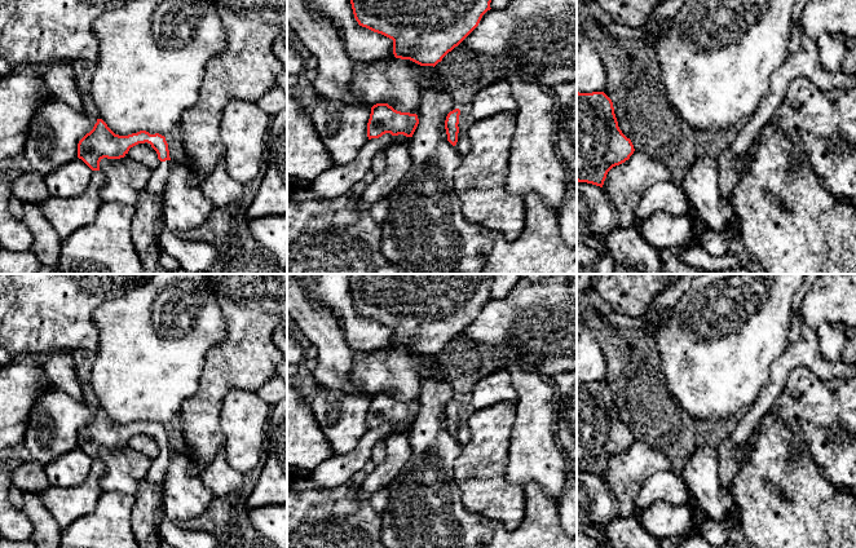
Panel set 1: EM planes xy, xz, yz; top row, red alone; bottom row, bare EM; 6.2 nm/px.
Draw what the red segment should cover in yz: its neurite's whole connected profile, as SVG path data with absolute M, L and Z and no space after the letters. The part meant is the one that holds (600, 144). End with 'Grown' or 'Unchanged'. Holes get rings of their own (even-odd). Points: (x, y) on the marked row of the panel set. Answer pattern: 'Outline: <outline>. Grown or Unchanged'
Outline: M577 92L577 181L603 187L608 172L634 151L618 127L612 100L604 92Z. Unchanged

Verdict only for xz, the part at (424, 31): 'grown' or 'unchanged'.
unchanged

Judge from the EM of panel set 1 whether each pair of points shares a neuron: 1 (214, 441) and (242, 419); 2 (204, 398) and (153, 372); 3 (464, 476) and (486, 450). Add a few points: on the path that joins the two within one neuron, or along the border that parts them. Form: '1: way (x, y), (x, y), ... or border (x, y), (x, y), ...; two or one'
1: border (223, 403), (220, 423), (224, 446); two
2: border (204, 365), (198, 388), (182, 403), (177, 414); two
3: way (471, 469), (484, 456); one

